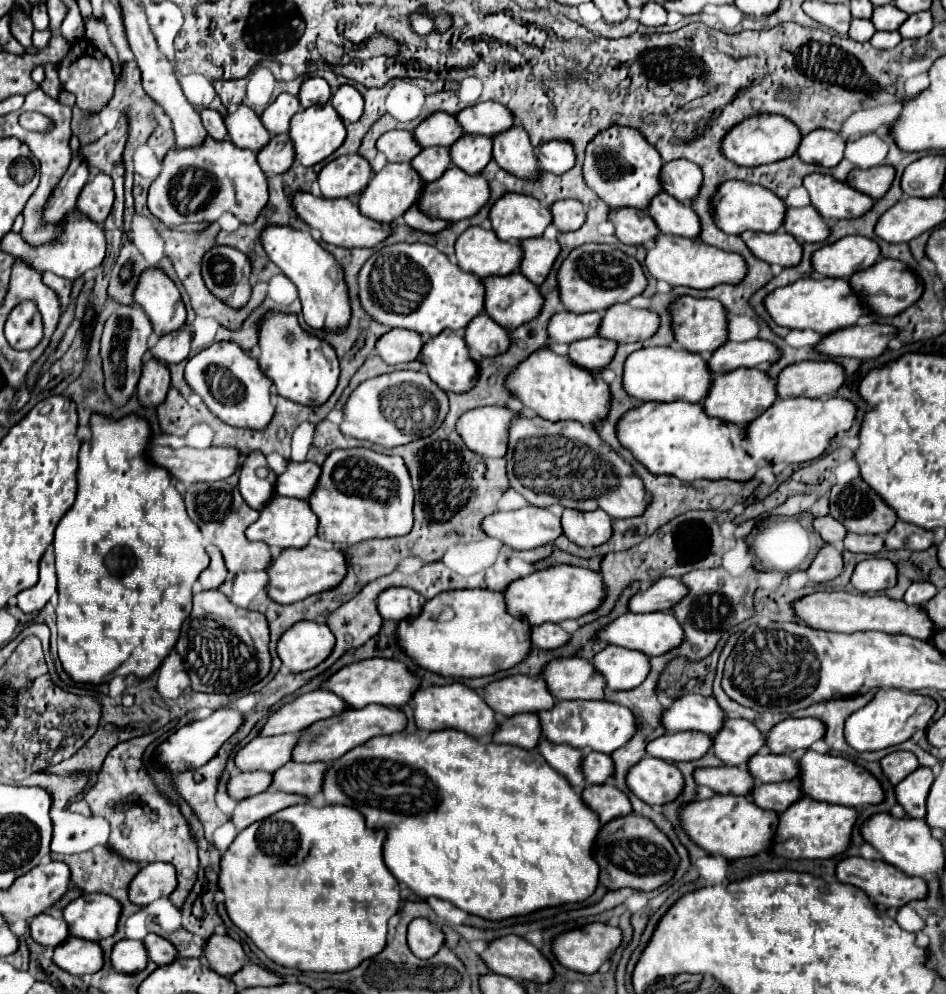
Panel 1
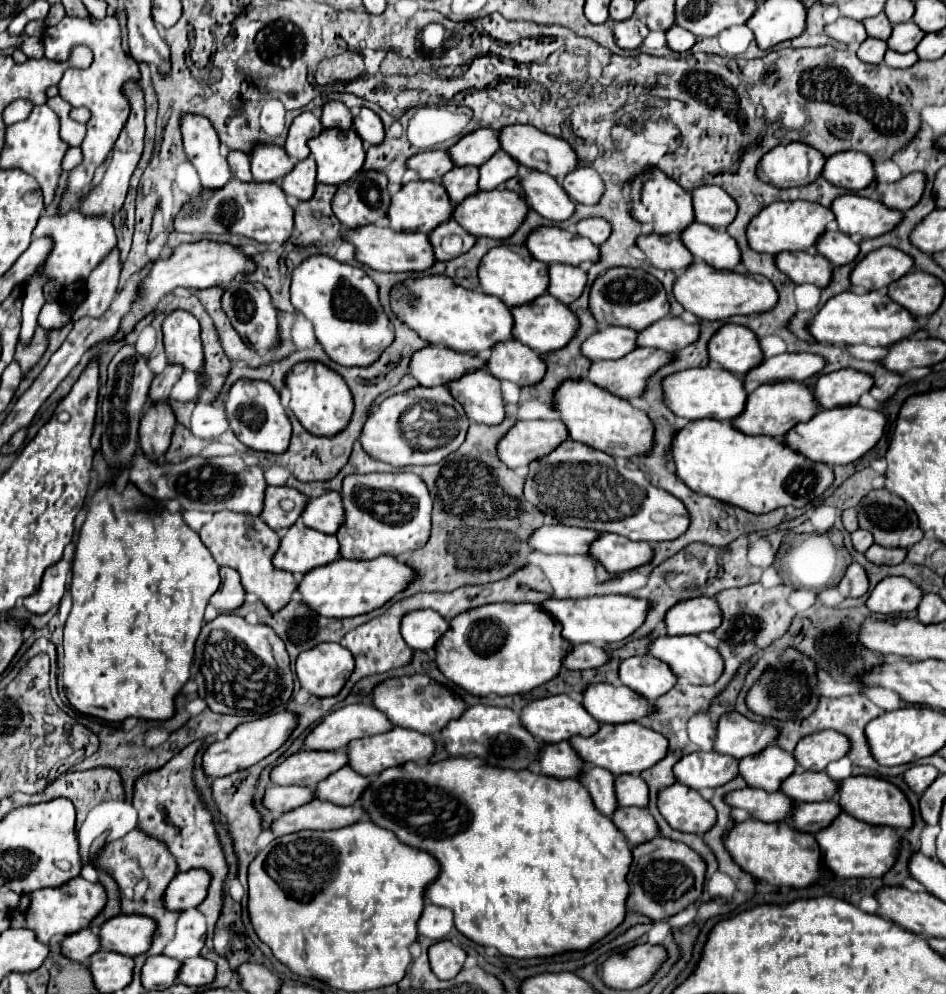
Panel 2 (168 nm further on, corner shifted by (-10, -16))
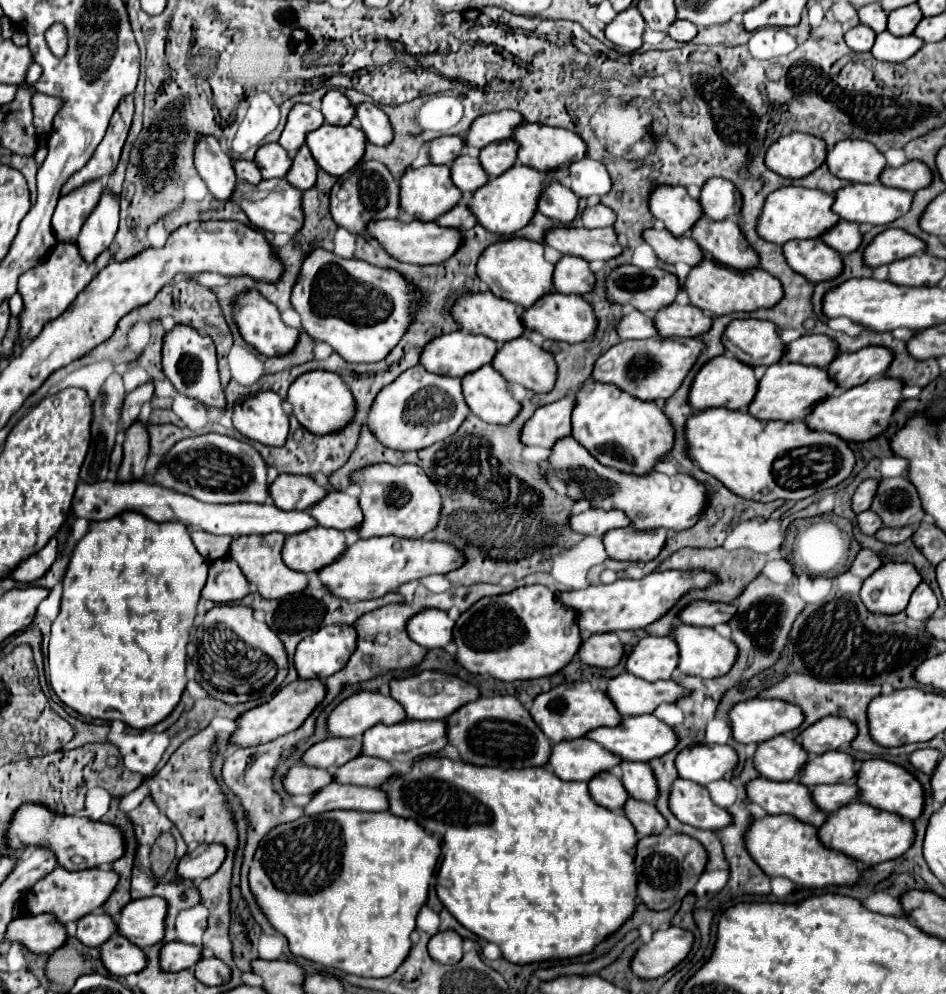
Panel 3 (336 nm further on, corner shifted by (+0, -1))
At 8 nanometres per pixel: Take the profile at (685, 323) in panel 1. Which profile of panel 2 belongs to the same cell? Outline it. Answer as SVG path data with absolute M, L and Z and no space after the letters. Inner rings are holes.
M738 324L722 326L712 336L708 352L714 364L734 372L736 376L744 376L764 360L758 336L750 328Z

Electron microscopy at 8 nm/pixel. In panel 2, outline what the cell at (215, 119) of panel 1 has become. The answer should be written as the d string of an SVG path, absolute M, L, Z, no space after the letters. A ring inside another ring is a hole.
M230 152L228 154L228 164L232 174L242 180L242 182L250 182L252 180L252 172L250 172L250 158L244 152Z

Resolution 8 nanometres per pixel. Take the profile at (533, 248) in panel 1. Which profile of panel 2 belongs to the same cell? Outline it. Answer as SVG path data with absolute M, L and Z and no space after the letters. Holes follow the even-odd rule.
M552 264L550 266L550 288L548 292L560 300L562 304L572 304L578 300L586 288L588 276L584 268L574 268L568 264Z

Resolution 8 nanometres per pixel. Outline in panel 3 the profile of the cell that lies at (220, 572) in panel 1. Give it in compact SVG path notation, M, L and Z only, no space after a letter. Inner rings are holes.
M230 557L212 561L202 597L214 603L230 603L244 595L248 595L248 579L242 575L236 561Z

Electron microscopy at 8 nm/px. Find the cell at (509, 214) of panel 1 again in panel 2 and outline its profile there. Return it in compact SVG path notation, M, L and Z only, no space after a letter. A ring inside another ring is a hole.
M536 228L528 236L526 246L534 258L546 264L580 266L600 260L600 248L596 244L560 228Z

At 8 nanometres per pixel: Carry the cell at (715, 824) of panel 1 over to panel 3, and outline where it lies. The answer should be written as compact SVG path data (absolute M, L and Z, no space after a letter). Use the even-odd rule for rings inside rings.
M766 815L752 819L744 833L744 845L768 877L786 877L800 887L822 889L826 885L854 885L860 879L860 869L850 857L826 849L818 841L814 825L790 815Z

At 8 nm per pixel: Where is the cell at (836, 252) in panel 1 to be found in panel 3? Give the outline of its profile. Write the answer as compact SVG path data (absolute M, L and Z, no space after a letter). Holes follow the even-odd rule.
M886 229L878 233L864 249L864 265L880 267L890 265L896 259L904 259L924 251L924 241L908 235L904 229Z

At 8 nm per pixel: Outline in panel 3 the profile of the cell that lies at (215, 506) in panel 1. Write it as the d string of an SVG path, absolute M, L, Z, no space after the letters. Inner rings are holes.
M266 533L266 535L248 535L248 537L236 537L232 539L228 555L240 565L242 573L246 575L248 583L254 585L254 589L264 599L280 599L292 593L298 593L306 587L308 579L306 573L296 573L288 569L280 557L280 549L284 543L284 535L280 533Z

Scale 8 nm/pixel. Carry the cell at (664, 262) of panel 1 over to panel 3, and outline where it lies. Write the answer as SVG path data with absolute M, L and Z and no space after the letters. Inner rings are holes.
M702 257L700 265L690 269L684 287L690 295L690 303L698 309L704 309L704 313L708 313L710 317L728 315L734 311L756 311L760 307L774 307L782 299L782 283L764 269L752 267L746 271L738 271L720 265L710 257Z

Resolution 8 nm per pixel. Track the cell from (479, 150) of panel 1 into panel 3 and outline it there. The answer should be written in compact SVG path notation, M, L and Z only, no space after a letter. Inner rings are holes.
M504 139L500 143L490 143L480 151L480 165L488 177L498 177L516 163L518 145L514 139Z

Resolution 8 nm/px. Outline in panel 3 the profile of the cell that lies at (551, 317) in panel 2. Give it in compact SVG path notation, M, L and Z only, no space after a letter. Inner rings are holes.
M558 291L540 297L540 301L532 305L532 309L522 309L520 321L524 321L524 329L528 329L528 333L540 333L544 339L566 341L566 343L592 339L596 331L596 317L592 307L580 295L562 295Z

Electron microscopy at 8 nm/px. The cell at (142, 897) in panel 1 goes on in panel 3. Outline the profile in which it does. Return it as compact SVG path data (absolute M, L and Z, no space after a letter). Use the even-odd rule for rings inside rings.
M198 845L194 851L188 851L176 867L180 879L202 881L218 871L226 857L226 849L222 845Z

